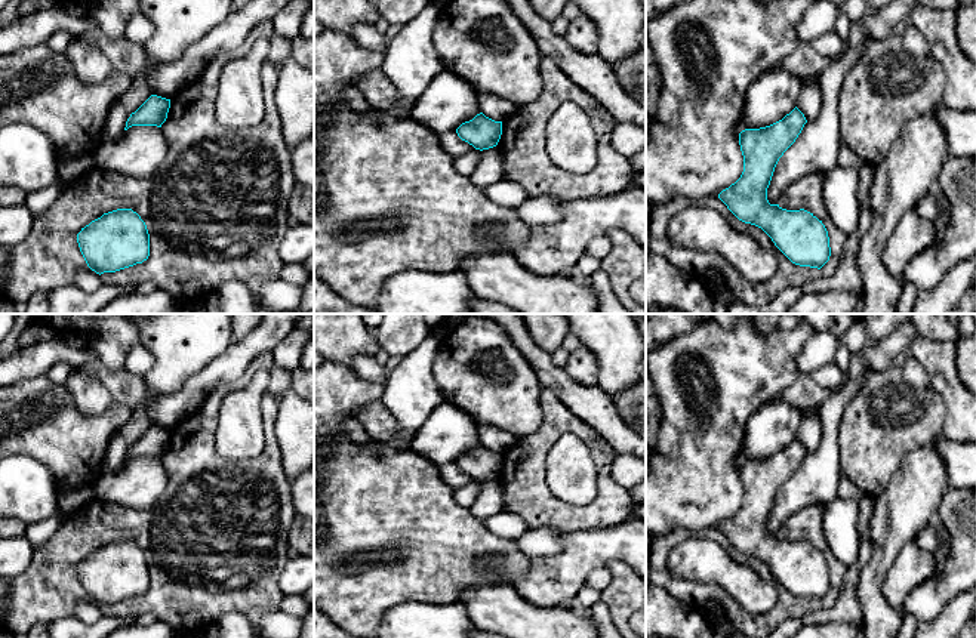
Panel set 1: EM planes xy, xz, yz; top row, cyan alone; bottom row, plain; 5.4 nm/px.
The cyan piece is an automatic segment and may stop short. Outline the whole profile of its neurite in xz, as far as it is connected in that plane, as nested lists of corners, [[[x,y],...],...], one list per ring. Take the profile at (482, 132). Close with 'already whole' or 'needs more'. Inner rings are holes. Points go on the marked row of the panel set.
[[[483,113],[456,129],[458,136],[475,150],[489,150],[498,145],[502,135],[502,121],[495,121]]]; already whole

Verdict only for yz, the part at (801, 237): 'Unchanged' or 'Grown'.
Unchanged

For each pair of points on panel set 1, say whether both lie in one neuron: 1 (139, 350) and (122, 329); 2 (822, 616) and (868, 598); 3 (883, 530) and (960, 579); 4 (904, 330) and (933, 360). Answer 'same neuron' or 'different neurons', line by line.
1: different neurons
2: different neurons
3: different neurons
4: different neurons

